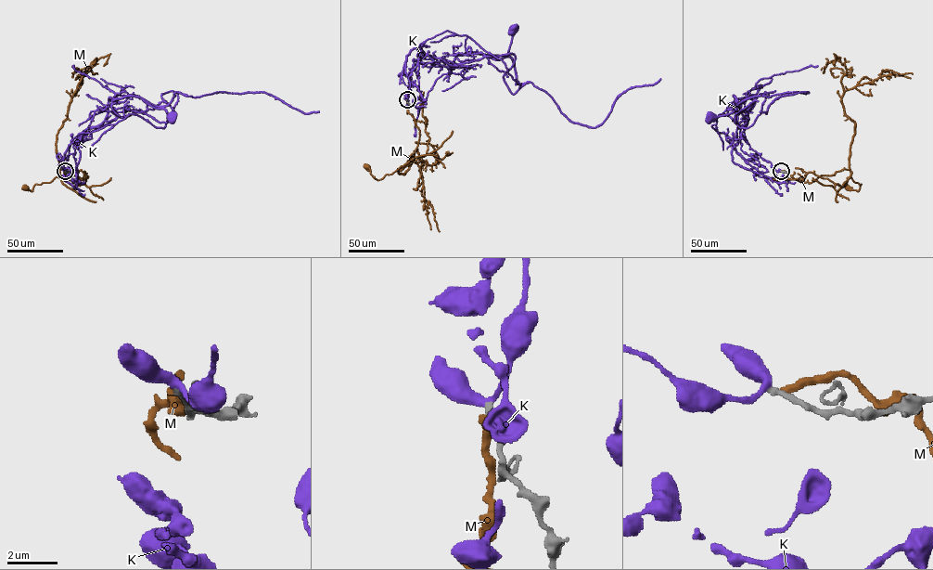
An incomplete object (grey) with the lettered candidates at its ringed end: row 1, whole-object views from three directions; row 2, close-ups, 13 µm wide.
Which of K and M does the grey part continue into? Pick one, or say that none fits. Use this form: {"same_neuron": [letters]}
{"same_neuron": []}

